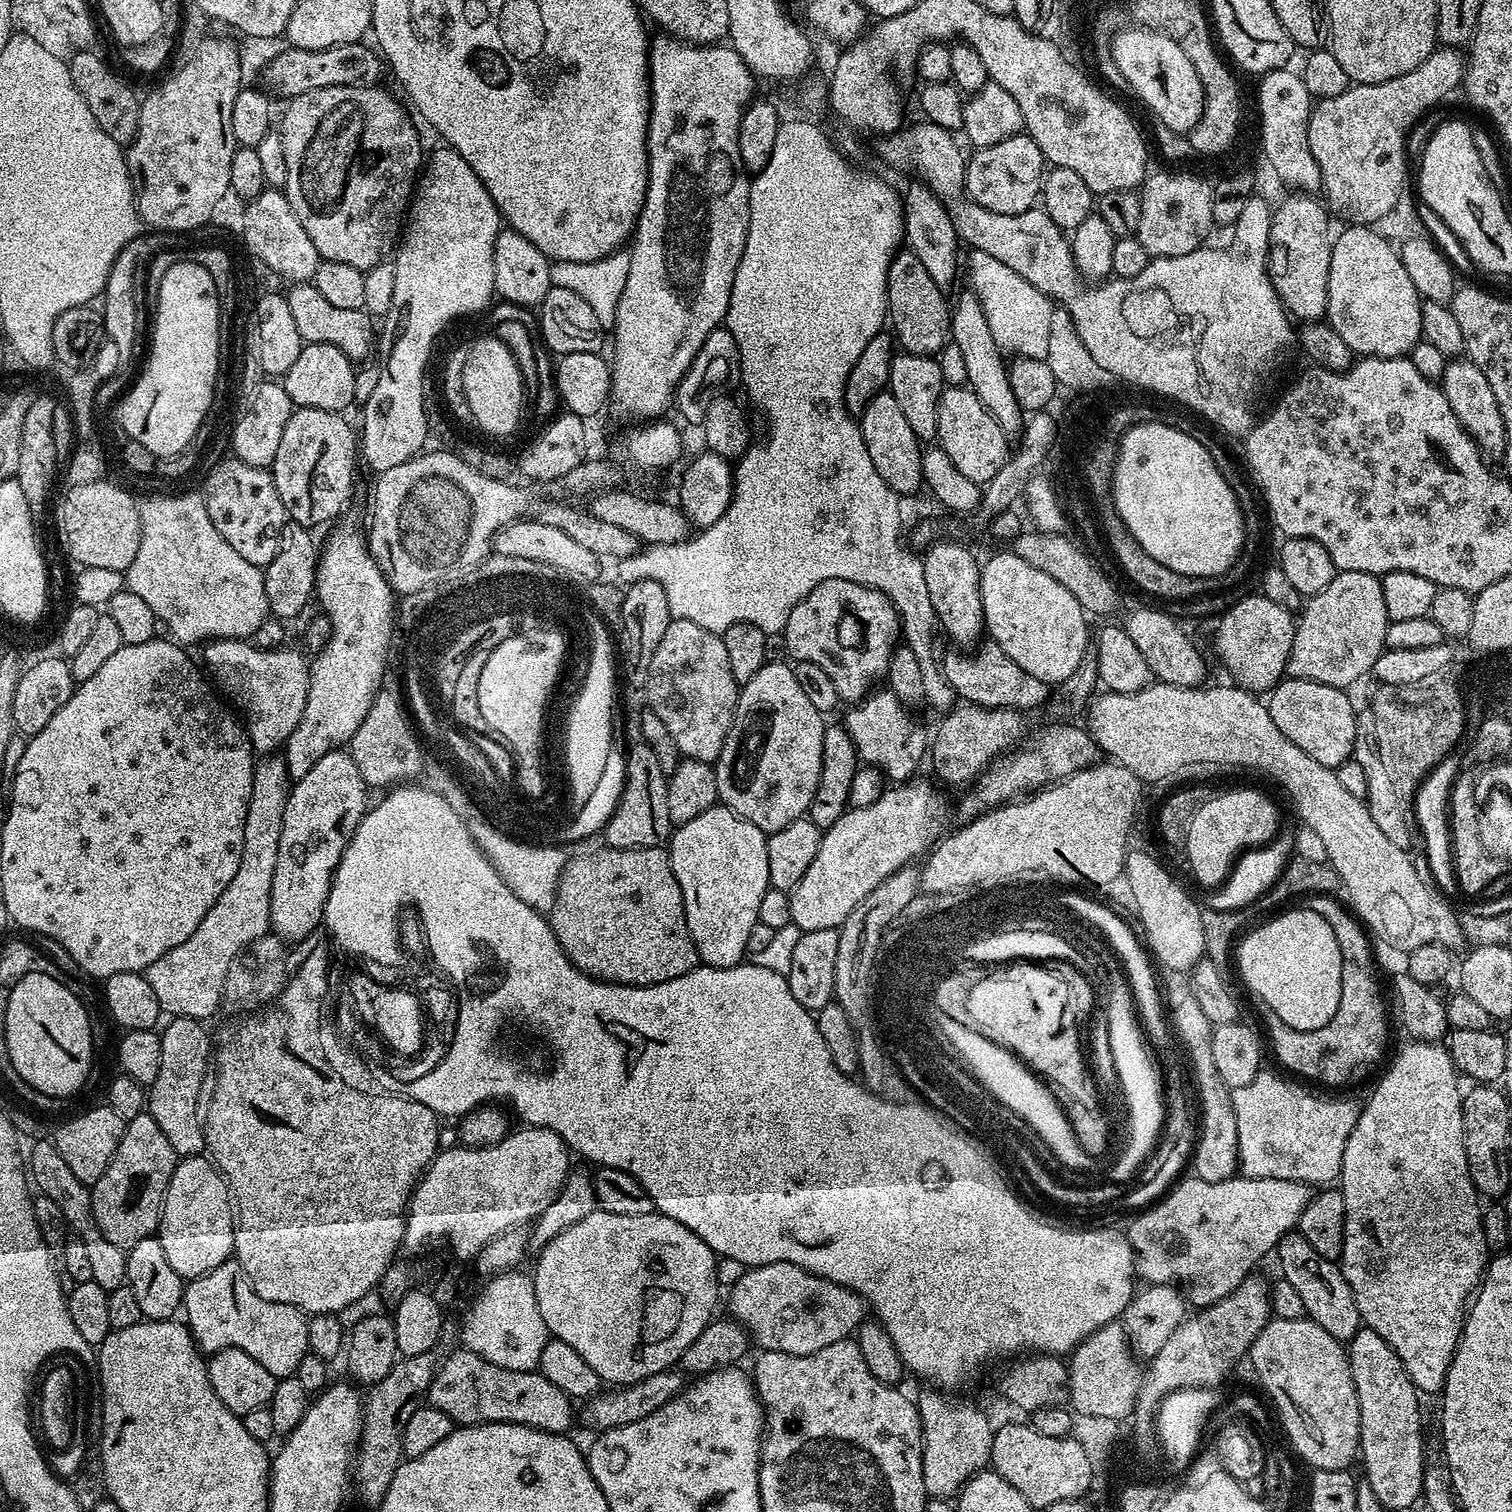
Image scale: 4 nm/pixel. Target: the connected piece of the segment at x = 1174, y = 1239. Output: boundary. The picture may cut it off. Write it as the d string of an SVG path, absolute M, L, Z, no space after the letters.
M1237 1174L1222 1182L1206 1182L1195 1178L1183 1180L1163 1198L1145 1207L1139 1213L1141 1216L1126 1228L1126 1235L1132 1243L1132 1253L1136 1255L1139 1279L1148 1280L1144 1282L1149 1285L1179 1286L1187 1303L1196 1304L1197 1309L1209 1308L1247 1279L1255 1269L1252 1267L1267 1252L1271 1253L1286 1233L1299 1225L1302 1210L1310 1206L1314 1195L1313 1185L1290 1182L1282 1178L1249 1178Z

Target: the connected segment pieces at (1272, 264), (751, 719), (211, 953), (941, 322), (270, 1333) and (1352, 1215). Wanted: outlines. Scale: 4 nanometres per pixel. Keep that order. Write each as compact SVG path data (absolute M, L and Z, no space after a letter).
M1312 194L1285 195L1272 213L1268 239L1268 274L1284 307L1300 322L1320 322L1328 314L1333 242L1333 237L1328 236L1328 220L1330 216L1325 205Z
M765 662L762 670L739 689L736 713L724 739L724 749L714 761L719 803L737 812L746 822L754 822L765 834L782 830L807 813L822 774L822 734L826 727L825 717L806 699L791 667L787 663L772 663Z
M268 754L263 758L255 761L252 770L252 789L250 790L250 806L246 810L246 826L242 834L242 862L238 862L238 874L234 874L230 886L226 886L226 890L222 890L222 894L218 894L218 902L214 902L214 906L210 906L210 910L206 910L206 918L202 918L202 922L198 922L198 930L194 930L194 934L190 934L190 938L186 938L186 942L182 942L182 946L174 946L174 950L170 950L166 954L162 954L162 958L158 958L158 962L154 962L146 969L146 975L150 982L150 987L154 989L154 995L160 1003L161 1013L167 1014L169 1017L185 1016L191 1020L201 1022L207 1021L207 1016L212 1016L221 1007L221 996L223 994L223 986L227 980L229 972L234 968L236 959L239 958L240 952L244 952L253 947L258 940L269 935L270 932L270 885L274 882L274 865L278 862L278 838L282 838L282 818L286 814L286 802L290 791L290 781L288 779L288 768L284 765L283 755Z
M910 250L897 251L890 262L888 271L888 320L891 331L894 333L894 340L905 352L913 352L919 356L935 357L943 350L944 345L949 343L952 334L952 309L950 300L947 300L945 289L930 278L930 273L926 271L926 266Z
M235 1258L185 1283L182 1316L201 1353L211 1354L227 1348L246 1350L254 1362L262 1362L277 1378L295 1376L298 1362L309 1352L308 1316L294 1306L266 1302L254 1290Z
M1408 1042L1400 1052L1400 1057L1388 1068L1388 1073L1376 1084L1368 1105L1360 1108L1360 1117L1350 1130L1350 1138L1342 1154L1342 1166L1338 1177L1338 1187L1346 1202L1346 1222L1344 1223L1344 1249L1338 1265L1353 1292L1363 1327L1374 1330L1378 1338L1382 1338L1398 1354L1402 1366L1406 1366L1406 1374L1410 1374L1410 1382L1414 1382L1417 1392L1443 1393L1446 1374L1450 1370L1450 1362L1456 1353L1460 1335L1464 1329L1464 1317L1470 1304L1470 1297L1477 1291L1478 1285L1486 1271L1490 1259L1490 1249L1482 1230L1482 1200L1478 1195L1474 1182L1470 1178L1470 1166L1467 1164L1464 1149L1464 1118L1461 1081L1452 1056L1443 1043Z

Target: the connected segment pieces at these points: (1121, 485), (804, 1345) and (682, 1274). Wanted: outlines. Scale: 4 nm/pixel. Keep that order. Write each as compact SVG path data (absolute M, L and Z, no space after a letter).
M1143 422L1133 424L1119 437L1116 465L1112 474L1112 502L1125 523L1126 530L1137 539L1146 554L1176 570L1192 576L1218 576L1235 563L1245 547L1243 514L1234 490L1219 473L1210 451L1192 436L1172 424Z
M790 1262L763 1264L741 1272L728 1296L728 1308L731 1319L744 1328L757 1349L814 1354L833 1342L849 1339L866 1319L864 1297Z
M599 1210L586 1214L582 1222L575 1222L568 1230L562 1231L535 1257L536 1272L531 1273L534 1286L534 1298L538 1302L538 1314L542 1314L542 1322L546 1322L549 1337L566 1342L577 1354L584 1359L598 1374L598 1378L608 1386L623 1386L636 1384L639 1380L648 1380L654 1374L669 1371L673 1366L679 1365L683 1352L700 1334L703 1328L714 1319L712 1311L716 1308L716 1253L694 1234L682 1222L674 1222L674 1218L663 1216L655 1210L646 1214L610 1214Z

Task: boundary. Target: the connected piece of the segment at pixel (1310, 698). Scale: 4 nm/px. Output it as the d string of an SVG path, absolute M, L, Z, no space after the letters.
M1285 678L1271 689L1266 703L1274 726L1278 726L1298 750L1306 750L1314 762L1322 762L1322 766L1335 770L1342 762L1353 759L1356 751L1358 708L1352 705L1348 695L1345 689L1326 686L1322 682Z

